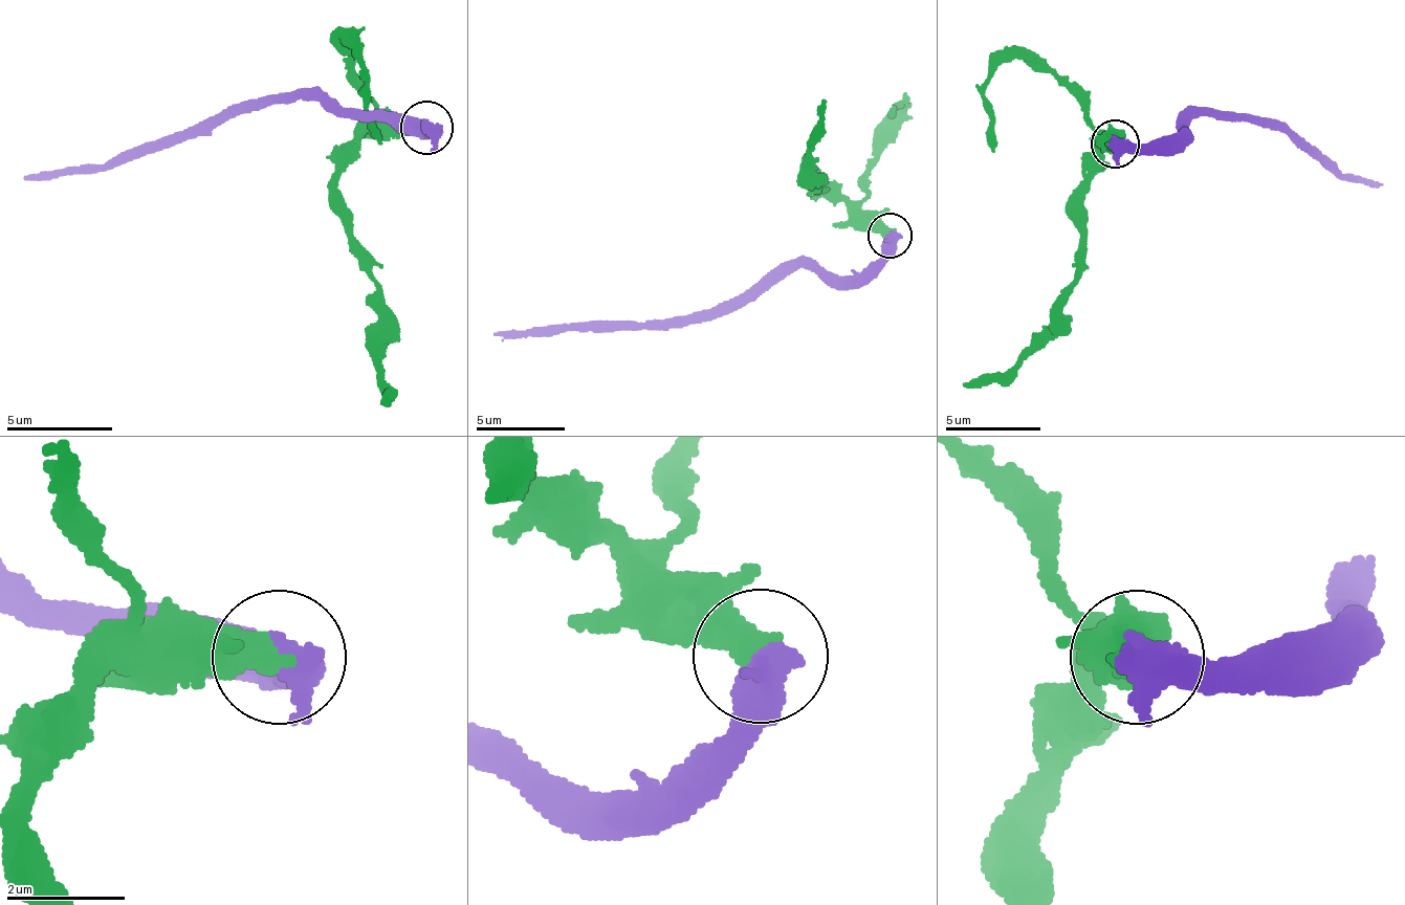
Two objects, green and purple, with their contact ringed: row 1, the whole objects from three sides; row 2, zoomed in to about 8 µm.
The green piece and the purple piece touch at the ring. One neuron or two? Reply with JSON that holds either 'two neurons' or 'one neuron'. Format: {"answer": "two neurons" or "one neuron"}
{"answer": "one neuron"}

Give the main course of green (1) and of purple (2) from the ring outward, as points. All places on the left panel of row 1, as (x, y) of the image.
1: (425, 126), (374, 127), (336, 185), (343, 234), (368, 265), (386, 403)
2: (425, 126), (407, 124), (385, 113), (269, 94), (103, 163), (23, 178)

